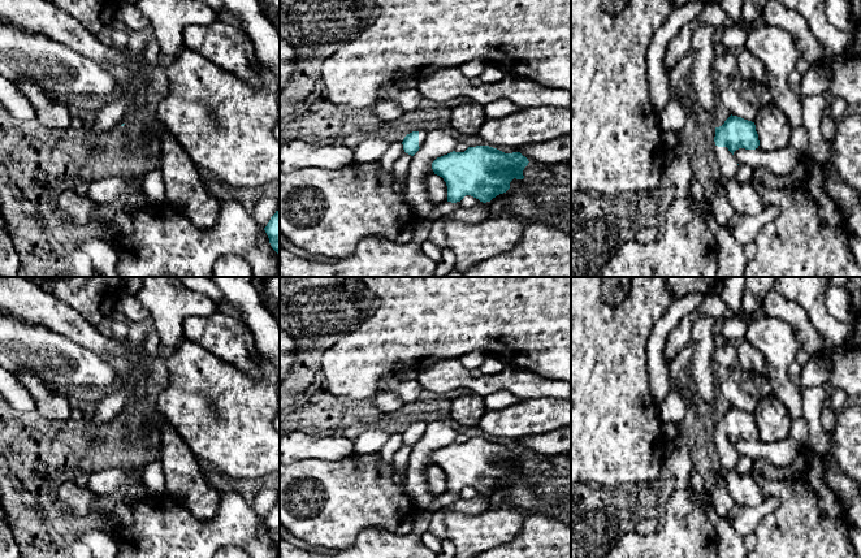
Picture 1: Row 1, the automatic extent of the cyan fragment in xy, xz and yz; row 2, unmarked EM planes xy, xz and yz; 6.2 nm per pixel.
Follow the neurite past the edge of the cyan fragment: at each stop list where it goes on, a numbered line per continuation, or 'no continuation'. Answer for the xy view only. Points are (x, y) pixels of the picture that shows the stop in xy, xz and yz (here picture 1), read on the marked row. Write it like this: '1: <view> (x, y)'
no continuation

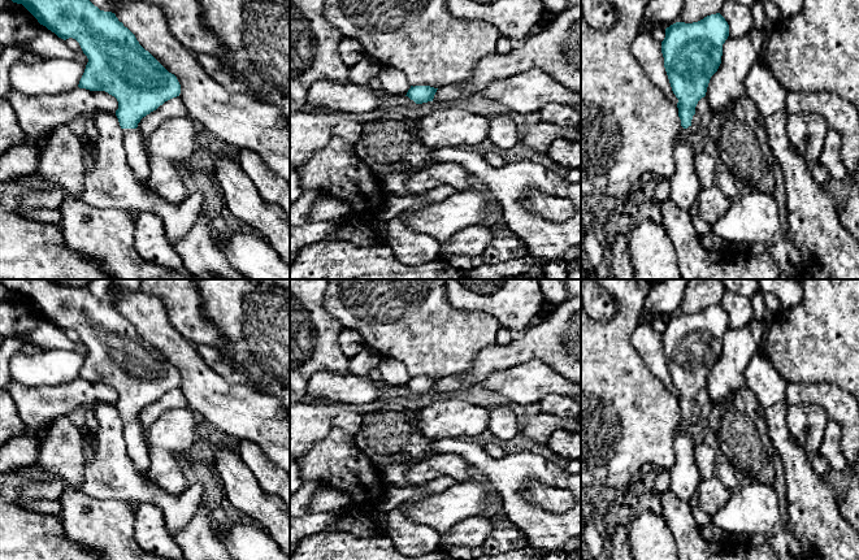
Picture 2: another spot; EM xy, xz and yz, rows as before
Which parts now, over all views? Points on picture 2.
1: xy (137, 156)

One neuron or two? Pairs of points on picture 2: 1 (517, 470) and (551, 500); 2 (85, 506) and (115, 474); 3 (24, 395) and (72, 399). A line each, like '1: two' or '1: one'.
1: two
2: two
3: one

